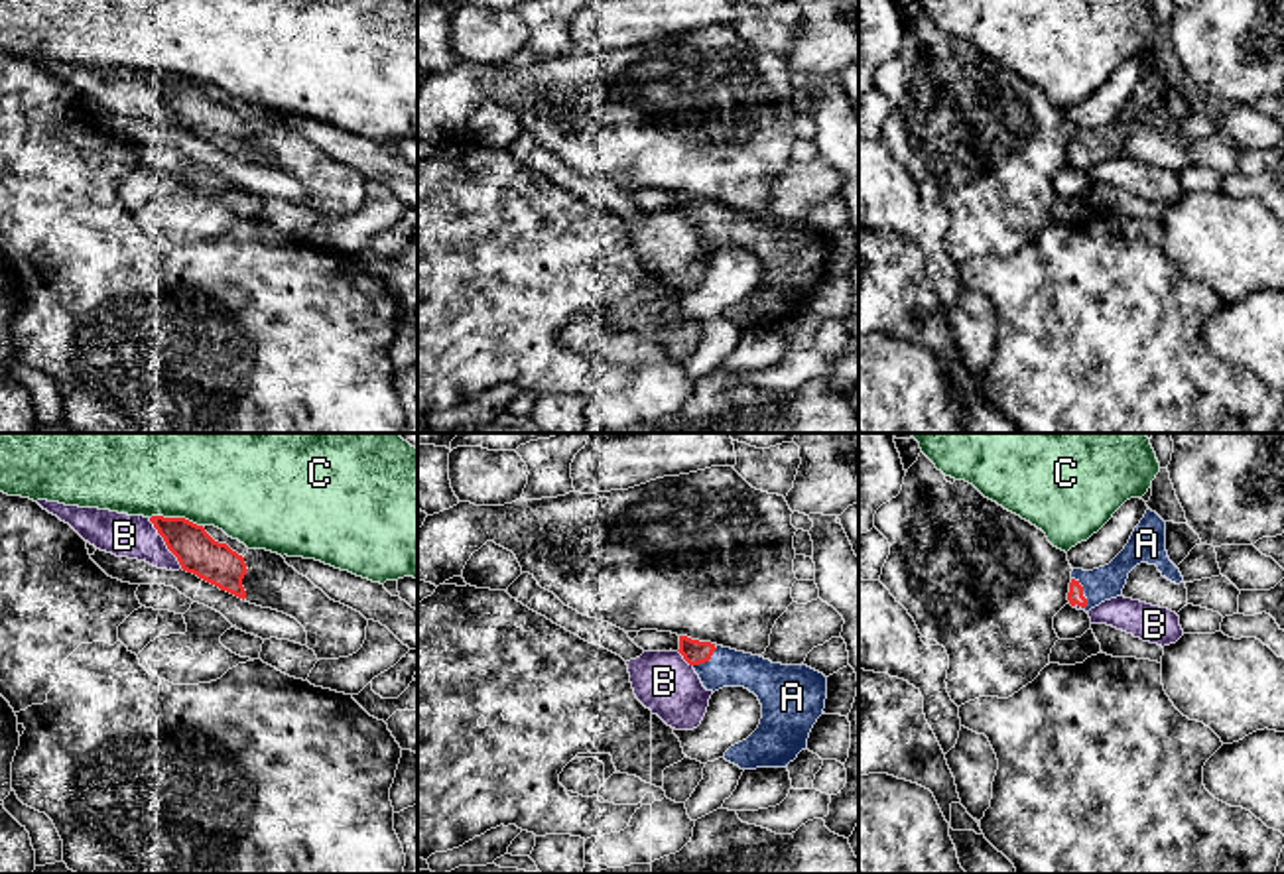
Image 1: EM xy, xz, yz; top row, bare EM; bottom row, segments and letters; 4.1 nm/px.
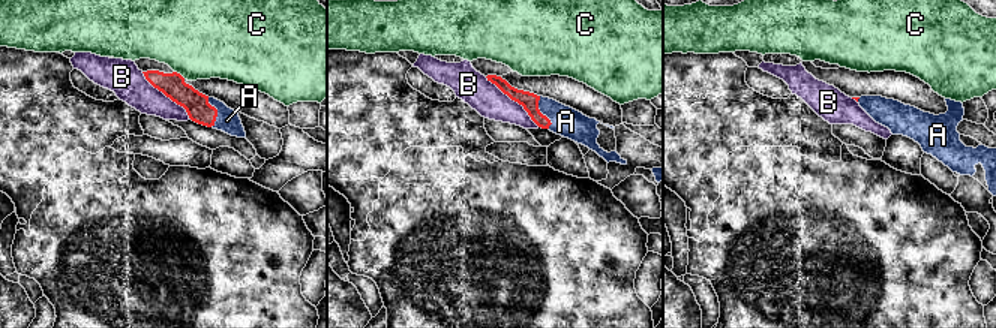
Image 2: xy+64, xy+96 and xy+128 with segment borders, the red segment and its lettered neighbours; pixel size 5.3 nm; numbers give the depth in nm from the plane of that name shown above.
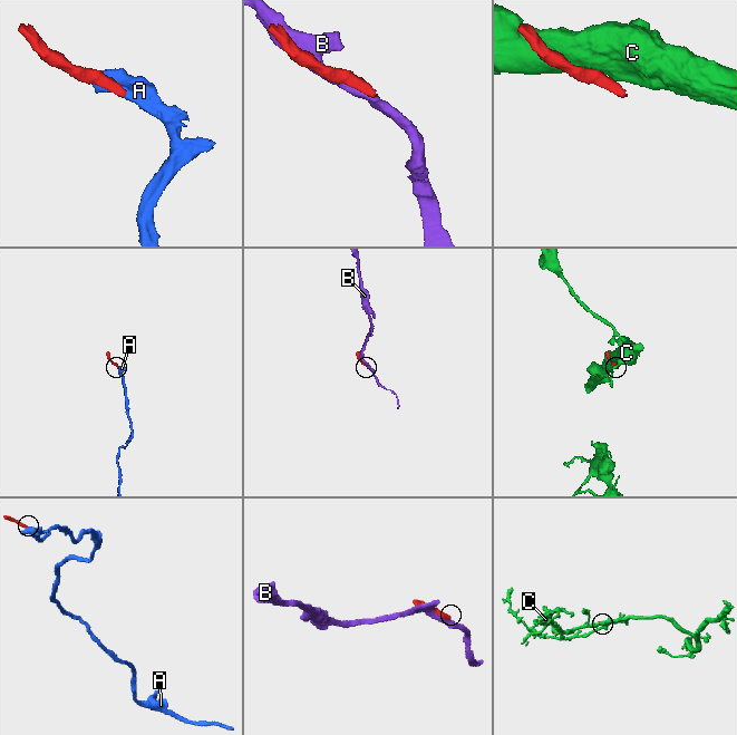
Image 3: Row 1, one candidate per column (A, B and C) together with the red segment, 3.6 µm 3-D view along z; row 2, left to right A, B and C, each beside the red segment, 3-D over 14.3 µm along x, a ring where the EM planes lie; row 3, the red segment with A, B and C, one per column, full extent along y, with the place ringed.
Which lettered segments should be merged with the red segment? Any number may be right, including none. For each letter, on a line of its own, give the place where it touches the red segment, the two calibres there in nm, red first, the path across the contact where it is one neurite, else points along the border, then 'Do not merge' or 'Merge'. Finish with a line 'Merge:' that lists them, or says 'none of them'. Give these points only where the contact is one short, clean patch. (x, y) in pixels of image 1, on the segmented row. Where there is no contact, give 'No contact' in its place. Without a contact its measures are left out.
A: Touches red at yz (1082, 593). Thickness 60 nm (red) against 140 nm. Path across: yz (1076, 591), (1082, 593), (1103, 583). Merge
B: Touches red at xy (166, 544). Thickness 170 nm (red) against 180 nm. Do not merge
C: Touches red at xy (176, 518). Thickness 170 nm (red) against 500 nm. Do not merge
Merge: A

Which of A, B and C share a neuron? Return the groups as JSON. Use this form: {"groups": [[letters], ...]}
{"groups": [["A"], ["B"], ["C"]]}

